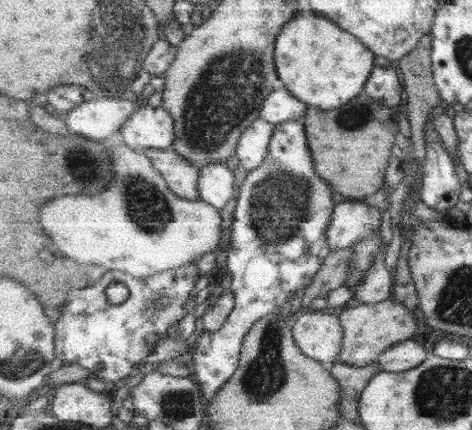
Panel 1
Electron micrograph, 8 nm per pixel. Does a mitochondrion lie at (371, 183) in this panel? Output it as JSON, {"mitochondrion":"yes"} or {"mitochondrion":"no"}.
{"mitochondrion":"no"}

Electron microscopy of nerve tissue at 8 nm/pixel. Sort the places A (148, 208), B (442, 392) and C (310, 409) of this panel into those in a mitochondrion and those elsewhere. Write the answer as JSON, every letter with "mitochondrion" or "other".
{"A":"mitochondrion","B":"mitochondrion","C":"other"}

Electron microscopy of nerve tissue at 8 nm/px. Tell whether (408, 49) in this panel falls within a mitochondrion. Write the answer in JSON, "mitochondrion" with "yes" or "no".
{"mitochondrion":"no"}

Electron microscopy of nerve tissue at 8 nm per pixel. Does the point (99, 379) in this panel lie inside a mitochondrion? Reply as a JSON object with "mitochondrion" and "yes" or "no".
{"mitochondrion":"no"}

